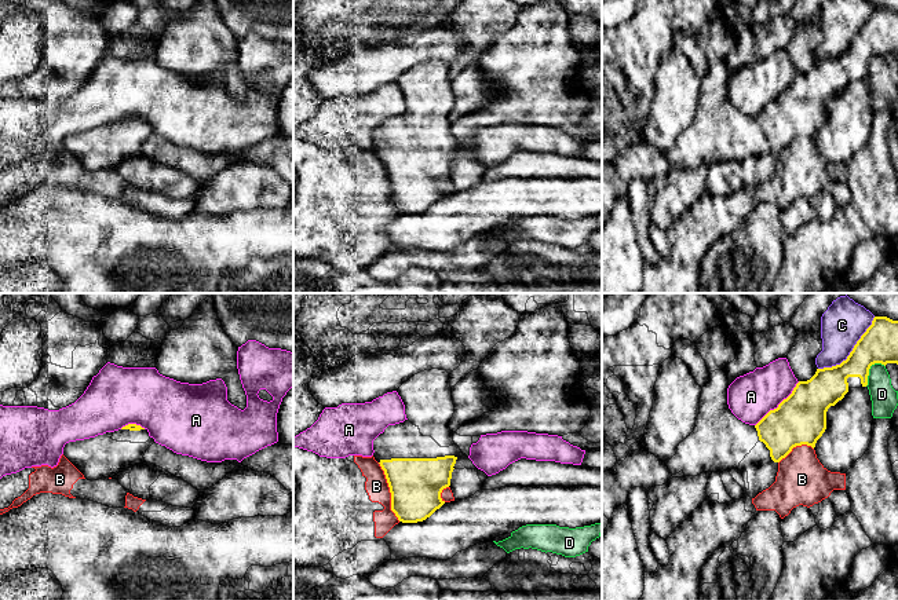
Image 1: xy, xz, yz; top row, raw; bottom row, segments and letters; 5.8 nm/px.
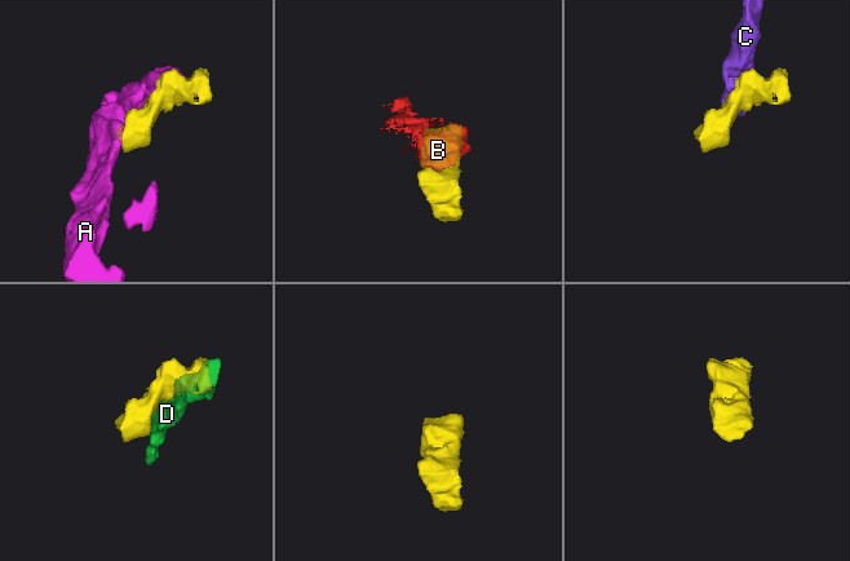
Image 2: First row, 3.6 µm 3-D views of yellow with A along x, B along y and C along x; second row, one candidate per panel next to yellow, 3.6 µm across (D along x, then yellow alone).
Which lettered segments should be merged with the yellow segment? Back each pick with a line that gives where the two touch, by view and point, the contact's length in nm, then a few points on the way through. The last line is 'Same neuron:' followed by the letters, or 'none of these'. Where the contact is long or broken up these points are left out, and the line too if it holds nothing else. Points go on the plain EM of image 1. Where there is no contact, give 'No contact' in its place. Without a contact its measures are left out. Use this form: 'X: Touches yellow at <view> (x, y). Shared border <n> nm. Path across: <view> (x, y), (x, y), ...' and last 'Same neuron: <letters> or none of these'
Same neuron: none of these

